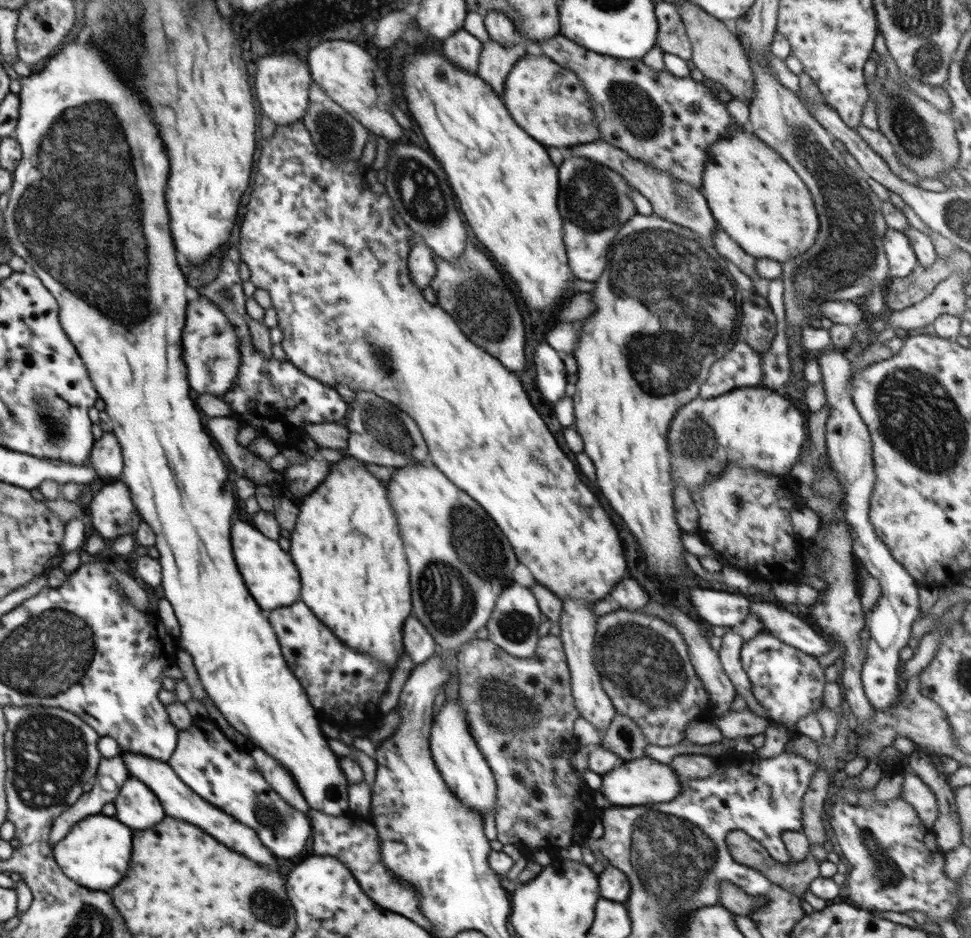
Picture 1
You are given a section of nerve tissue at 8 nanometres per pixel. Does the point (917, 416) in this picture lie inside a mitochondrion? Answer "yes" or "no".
yes

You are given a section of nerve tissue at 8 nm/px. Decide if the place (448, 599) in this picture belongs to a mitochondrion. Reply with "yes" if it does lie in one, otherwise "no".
yes

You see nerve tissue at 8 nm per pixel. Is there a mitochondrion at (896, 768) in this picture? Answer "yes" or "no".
no

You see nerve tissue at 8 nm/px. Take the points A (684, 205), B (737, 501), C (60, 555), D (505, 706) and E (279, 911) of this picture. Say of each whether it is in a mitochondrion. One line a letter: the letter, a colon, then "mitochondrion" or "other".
A: mitochondrion
B: mitochondrion
C: other
D: mitochondrion
E: mitochondrion

